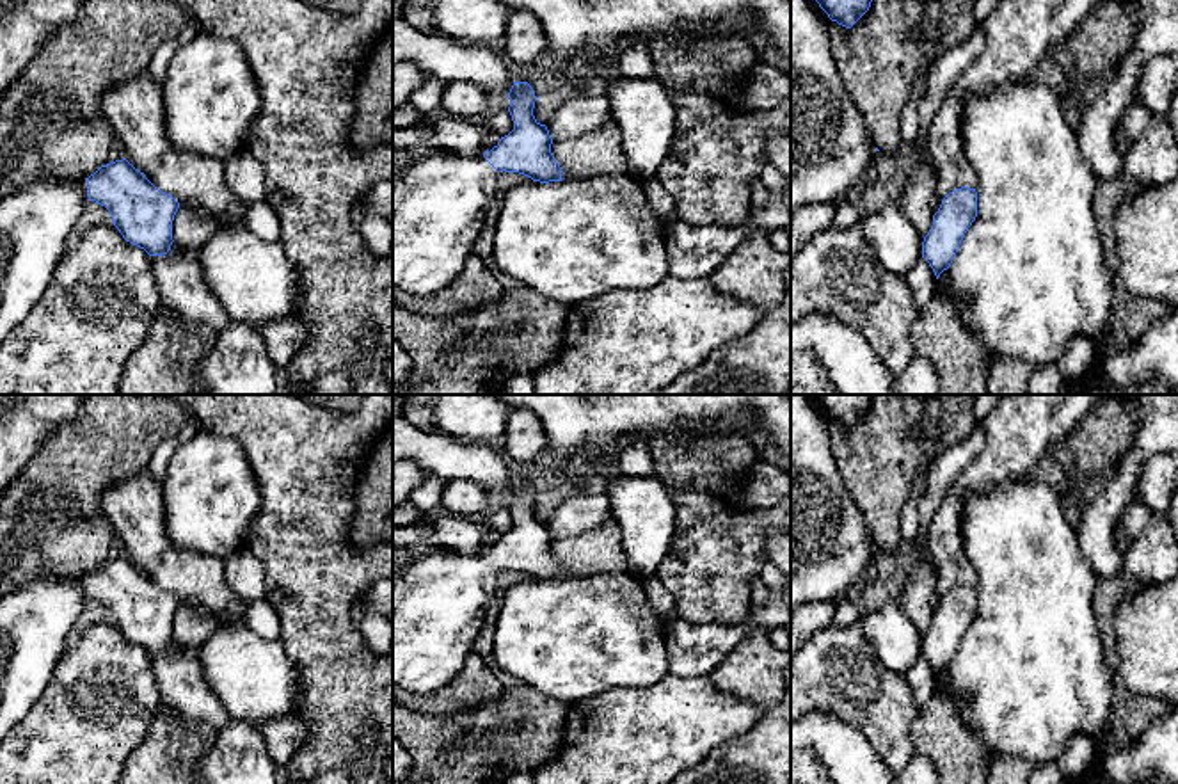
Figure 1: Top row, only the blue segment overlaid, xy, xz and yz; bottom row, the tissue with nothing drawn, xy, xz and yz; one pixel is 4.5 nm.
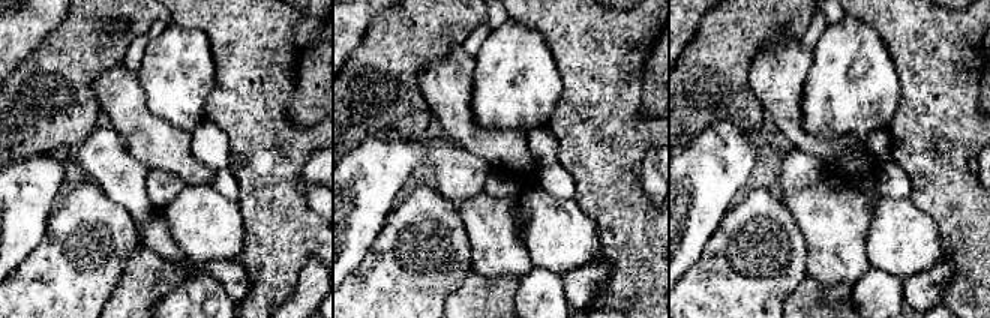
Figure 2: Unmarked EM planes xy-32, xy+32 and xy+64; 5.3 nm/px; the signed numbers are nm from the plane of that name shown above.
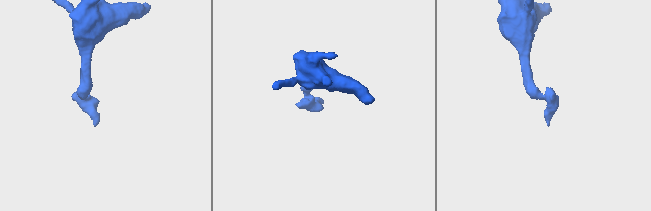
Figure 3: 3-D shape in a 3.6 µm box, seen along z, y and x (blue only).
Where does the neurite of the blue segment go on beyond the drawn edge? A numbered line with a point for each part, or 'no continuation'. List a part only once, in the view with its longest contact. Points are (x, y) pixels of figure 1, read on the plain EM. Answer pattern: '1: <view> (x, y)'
1: xy (34, 621)

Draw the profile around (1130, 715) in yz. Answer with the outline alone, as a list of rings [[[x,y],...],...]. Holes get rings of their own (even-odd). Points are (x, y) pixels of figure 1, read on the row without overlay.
[[[1126,567],[1116,576],[1098,578],[1094,585],[1093,608],[1098,620],[1098,633],[1109,667],[1112,668],[1112,697],[1109,729],[1105,743],[1093,757],[1089,768],[1066,784],[1110,784],[1103,775],[1102,759],[1116,747],[1130,745],[1157,720],[1173,713],[1174,706],[1164,699],[1132,695],[1118,672],[1118,656],[1114,652],[1114,615],[1119,603],[1142,588]]]

